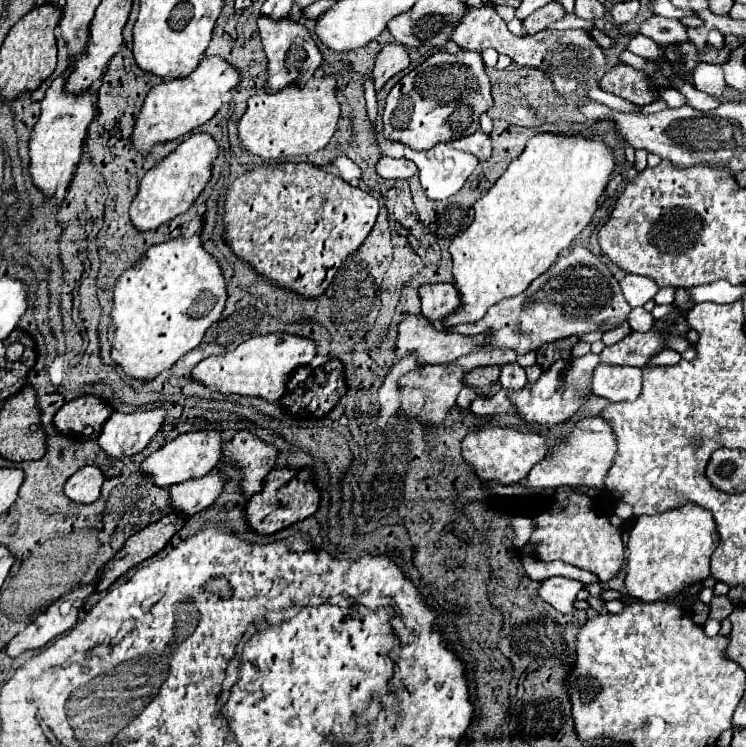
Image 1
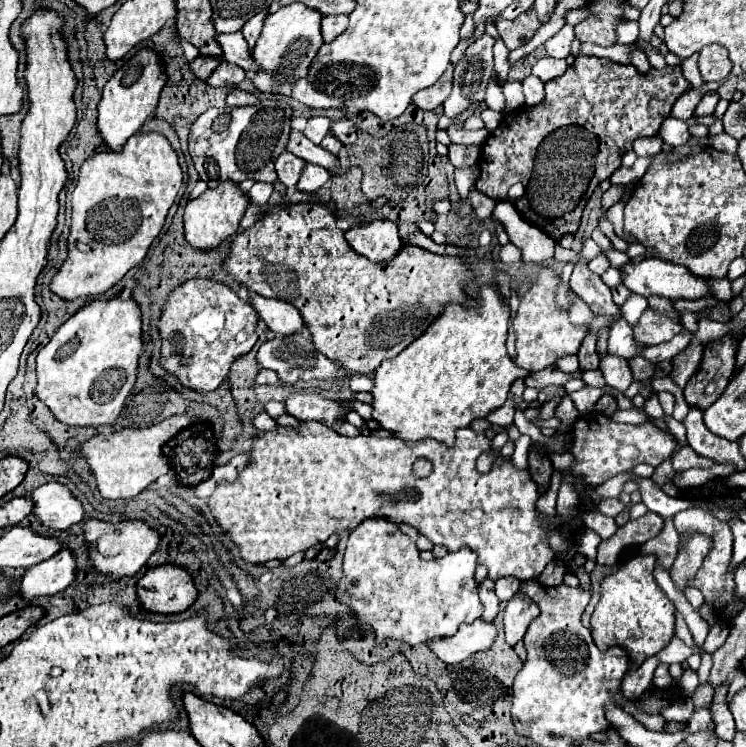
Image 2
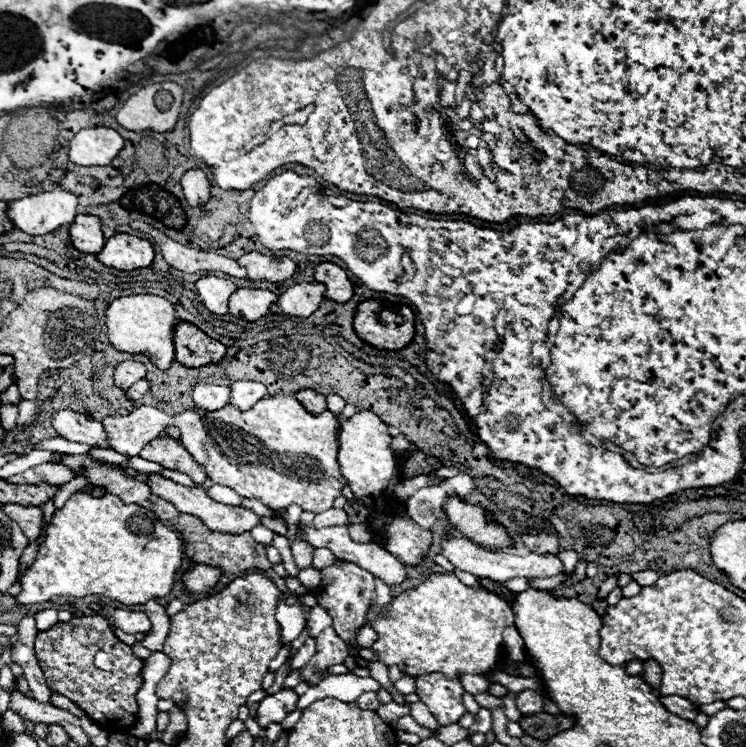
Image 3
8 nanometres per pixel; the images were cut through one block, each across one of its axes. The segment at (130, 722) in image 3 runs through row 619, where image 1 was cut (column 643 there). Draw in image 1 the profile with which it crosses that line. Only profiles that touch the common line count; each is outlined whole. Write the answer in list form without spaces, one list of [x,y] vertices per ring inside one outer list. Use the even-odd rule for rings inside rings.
[[[618,64],[616,68],[612,68],[602,80],[600,80],[600,88],[606,92],[612,92],[620,98],[626,98],[638,106],[650,104],[654,102],[658,96],[652,94],[648,90],[646,84],[646,72],[634,70],[632,66],[626,64]]]

